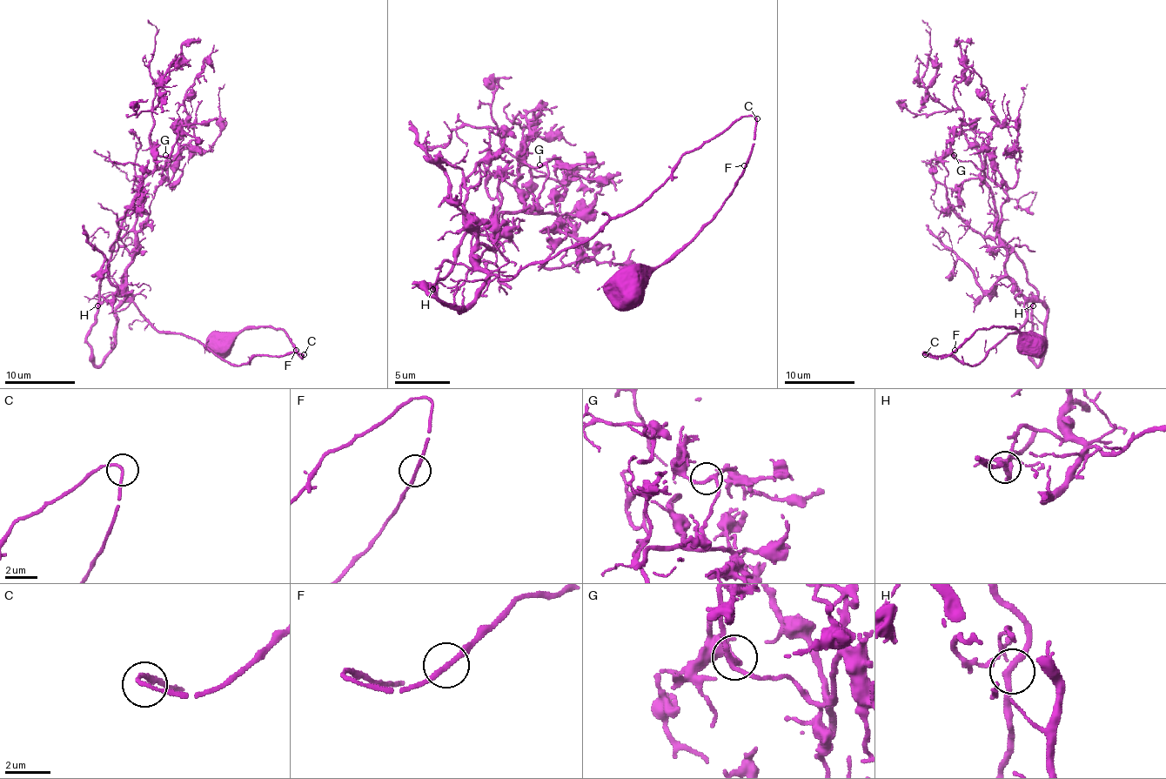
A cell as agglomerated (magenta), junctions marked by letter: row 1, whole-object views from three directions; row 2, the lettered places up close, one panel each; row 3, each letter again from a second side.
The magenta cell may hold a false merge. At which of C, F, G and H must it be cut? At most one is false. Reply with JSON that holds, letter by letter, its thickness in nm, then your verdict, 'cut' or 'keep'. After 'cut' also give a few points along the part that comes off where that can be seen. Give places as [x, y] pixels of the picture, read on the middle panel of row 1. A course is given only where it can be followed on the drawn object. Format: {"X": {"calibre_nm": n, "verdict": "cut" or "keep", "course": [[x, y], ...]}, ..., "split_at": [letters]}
{"C": {"calibre_nm": 150, "verdict": "keep"}, "F": {"calibre_nm": 200, "verdict": "keep"}, "G": {"calibre_nm": 200, "verdict": "keep"}, "H": {"calibre_nm": 240, "verdict": "keep"}, "split_at": []}

